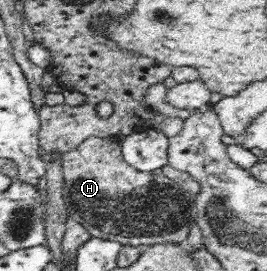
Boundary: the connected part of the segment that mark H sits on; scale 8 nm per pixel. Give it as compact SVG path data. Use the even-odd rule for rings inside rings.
M90 136L63 153L61 161L67 212L92 237L128 246L185 244L196 220L196 196L171 178L140 172L130 166L124 160L120 143Z

